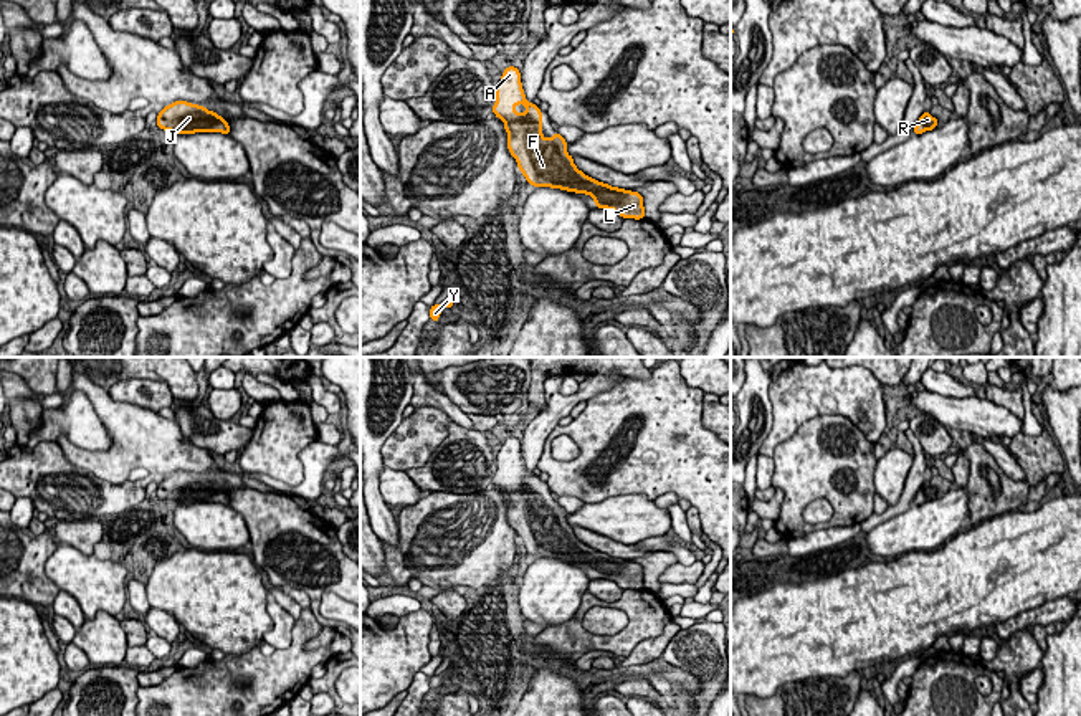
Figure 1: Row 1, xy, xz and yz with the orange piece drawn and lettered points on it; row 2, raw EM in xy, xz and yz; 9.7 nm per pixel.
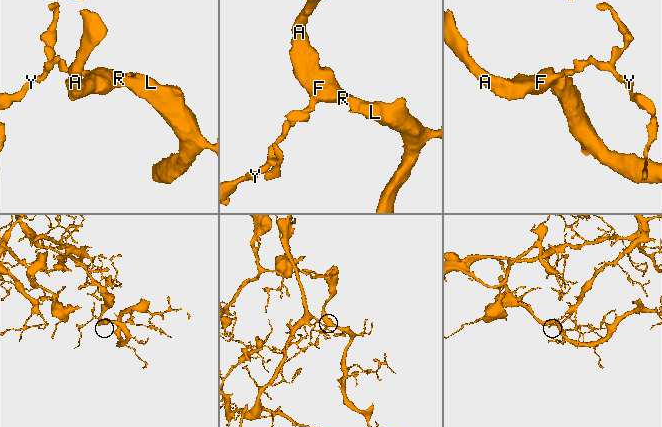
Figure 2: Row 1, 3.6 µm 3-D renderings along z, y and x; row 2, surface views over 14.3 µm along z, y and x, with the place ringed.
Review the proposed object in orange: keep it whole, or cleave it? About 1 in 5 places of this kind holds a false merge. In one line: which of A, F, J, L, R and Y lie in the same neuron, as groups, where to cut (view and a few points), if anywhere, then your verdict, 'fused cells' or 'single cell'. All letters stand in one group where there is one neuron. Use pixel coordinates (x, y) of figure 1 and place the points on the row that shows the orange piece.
A F J L R Y; no cut; single cell

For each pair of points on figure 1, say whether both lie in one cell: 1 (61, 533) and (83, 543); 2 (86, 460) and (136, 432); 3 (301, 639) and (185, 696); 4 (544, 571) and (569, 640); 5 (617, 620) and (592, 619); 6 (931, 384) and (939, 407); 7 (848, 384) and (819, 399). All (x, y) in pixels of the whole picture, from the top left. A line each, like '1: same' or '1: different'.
1: same
2: same
3: same
4: different
5: same
6: different
7: same

